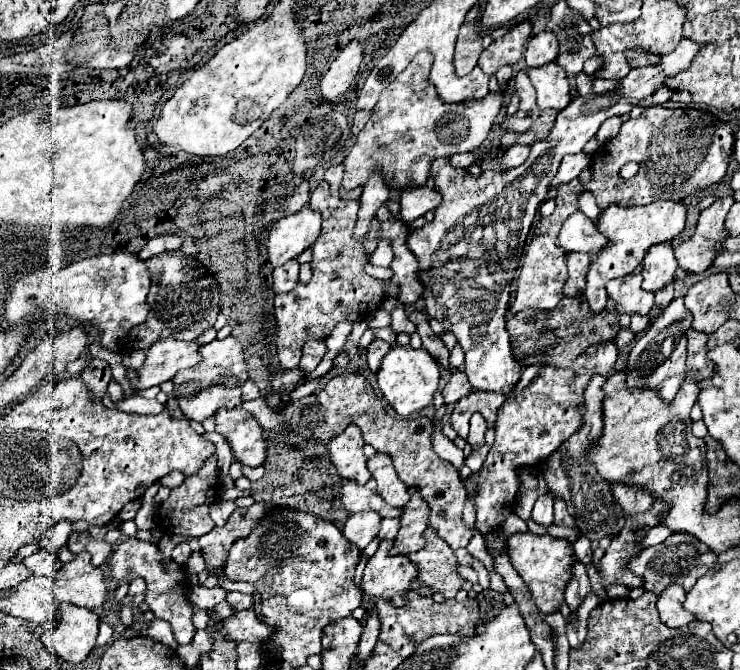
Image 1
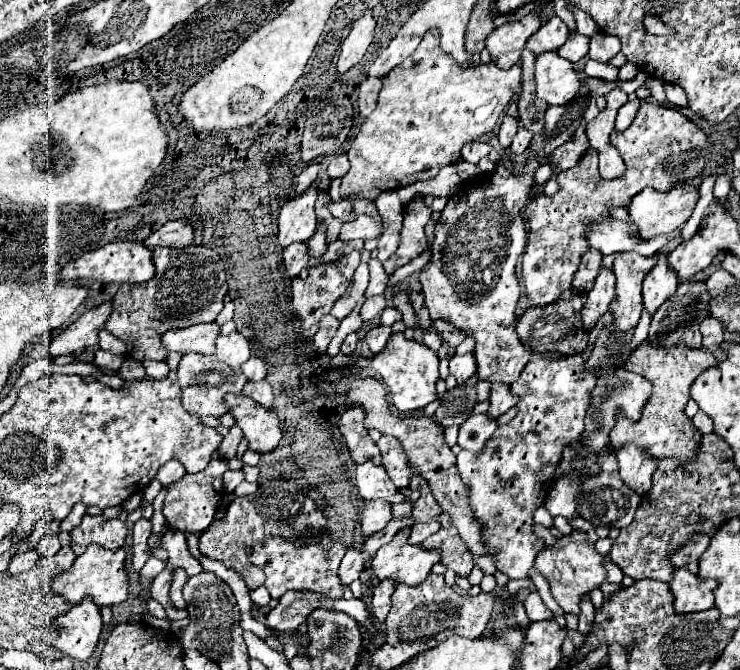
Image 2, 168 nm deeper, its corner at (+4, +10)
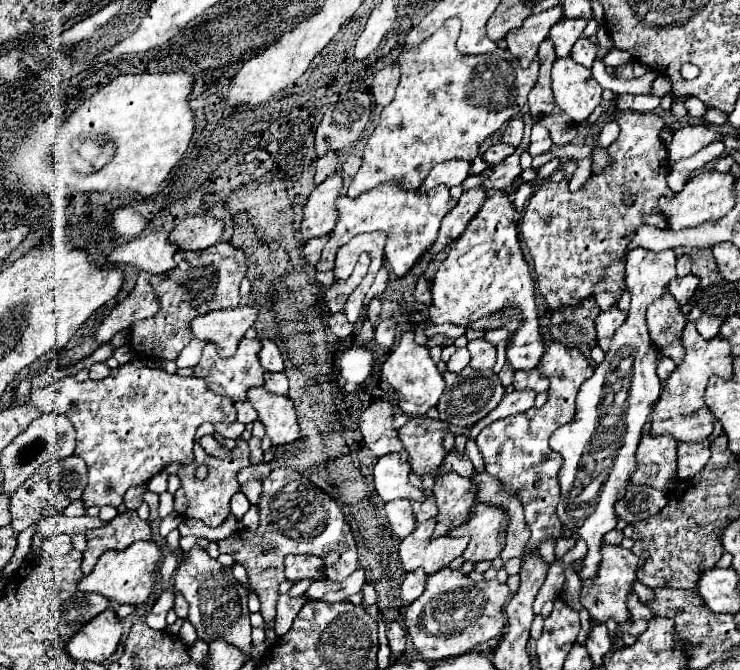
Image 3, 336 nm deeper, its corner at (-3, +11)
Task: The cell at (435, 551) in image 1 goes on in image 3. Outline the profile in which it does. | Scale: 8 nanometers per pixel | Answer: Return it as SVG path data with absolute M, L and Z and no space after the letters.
M478 503L472 507L470 519L452 529L452 537L460 535L470 535L470 543L464 551L466 561L484 561L484 559L496 559L500 551L506 545L506 527L508 527L508 517L502 507L492 505L492 503Z

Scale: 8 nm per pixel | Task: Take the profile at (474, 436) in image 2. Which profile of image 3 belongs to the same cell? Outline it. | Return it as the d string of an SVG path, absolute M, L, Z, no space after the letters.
M522 389L522 391L512 391L504 397L504 401L500 401L500 405L488 413L488 417L484 417L482 421L478 421L474 427L472 427L472 439L486 427L490 425L492 421L498 421L498 419L506 419L510 415L518 415L518 413L524 413L528 411L530 407L534 407L534 399L536 399L536 391L532 389Z

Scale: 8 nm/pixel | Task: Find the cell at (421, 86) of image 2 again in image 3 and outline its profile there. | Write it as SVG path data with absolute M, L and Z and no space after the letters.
M448 19L436 33L424 39L418 47L406 49L398 55L398 65L402 71L400 85L396 89L394 101L384 107L380 123L374 129L368 145L364 149L364 163L348 187L348 197L358 197L384 181L396 181L404 189L416 189L424 183L426 175L436 163L448 159L472 161L478 155L480 143L496 133L506 121L518 117L528 101L530 89L538 81L540 61L534 59L528 69L522 69L516 57L508 49L494 49L482 55L462 55L456 49L456 39L460 33L458 19Z

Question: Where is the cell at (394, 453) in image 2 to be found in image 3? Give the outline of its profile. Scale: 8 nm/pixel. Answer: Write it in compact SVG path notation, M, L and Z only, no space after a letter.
M414 417L400 429L400 441L408 451L412 473L434 473L444 463L444 431L450 433L446 423L428 417Z

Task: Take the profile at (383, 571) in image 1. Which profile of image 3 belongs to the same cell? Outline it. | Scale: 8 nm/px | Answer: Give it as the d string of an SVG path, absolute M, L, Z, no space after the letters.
M436 517L420 523L412 535L400 543L400 561L404 571L424 569L428 575L448 567L468 545L468 537L434 537Z

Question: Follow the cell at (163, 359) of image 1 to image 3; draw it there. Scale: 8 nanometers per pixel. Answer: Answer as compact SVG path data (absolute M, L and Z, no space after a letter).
M252 305L234 309L216 309L192 321L192 335L196 339L208 339L216 343L224 357L236 353L238 343L244 339L246 331L254 327L258 319L258 309Z

